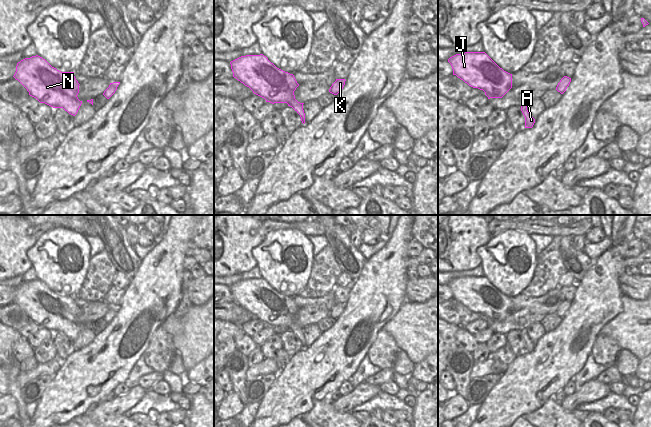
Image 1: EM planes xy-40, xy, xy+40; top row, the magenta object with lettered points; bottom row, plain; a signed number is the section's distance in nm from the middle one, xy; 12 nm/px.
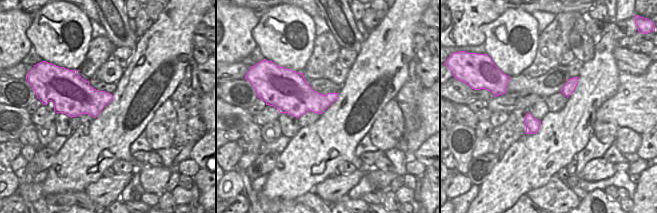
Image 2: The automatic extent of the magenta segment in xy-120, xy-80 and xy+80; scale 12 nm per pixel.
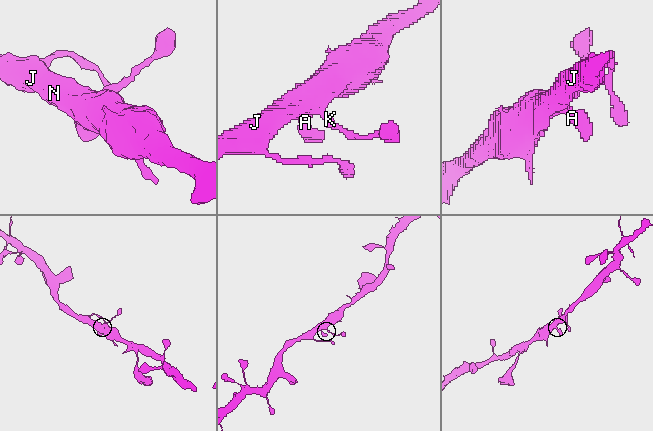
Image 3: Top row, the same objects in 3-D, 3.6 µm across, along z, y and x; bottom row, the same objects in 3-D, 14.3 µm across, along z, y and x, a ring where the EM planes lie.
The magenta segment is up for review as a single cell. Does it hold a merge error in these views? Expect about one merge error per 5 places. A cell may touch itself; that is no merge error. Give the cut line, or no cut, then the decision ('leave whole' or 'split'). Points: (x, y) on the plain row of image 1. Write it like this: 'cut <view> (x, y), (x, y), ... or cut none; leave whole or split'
cut none; leave whole

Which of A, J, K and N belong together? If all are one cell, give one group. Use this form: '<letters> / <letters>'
A J K N

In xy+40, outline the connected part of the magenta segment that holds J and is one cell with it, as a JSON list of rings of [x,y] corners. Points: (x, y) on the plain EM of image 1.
[[[465,276],[448,283],[453,293],[453,299],[463,304],[469,310],[485,316],[490,322],[502,322],[512,312],[512,298],[500,292],[485,276]]]

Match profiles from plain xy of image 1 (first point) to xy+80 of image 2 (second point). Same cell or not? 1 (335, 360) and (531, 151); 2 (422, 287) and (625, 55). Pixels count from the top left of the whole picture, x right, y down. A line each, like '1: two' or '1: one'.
1: one
2: one

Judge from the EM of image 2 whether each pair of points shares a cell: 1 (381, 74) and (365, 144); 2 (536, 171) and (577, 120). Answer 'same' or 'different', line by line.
1: different
2: same

